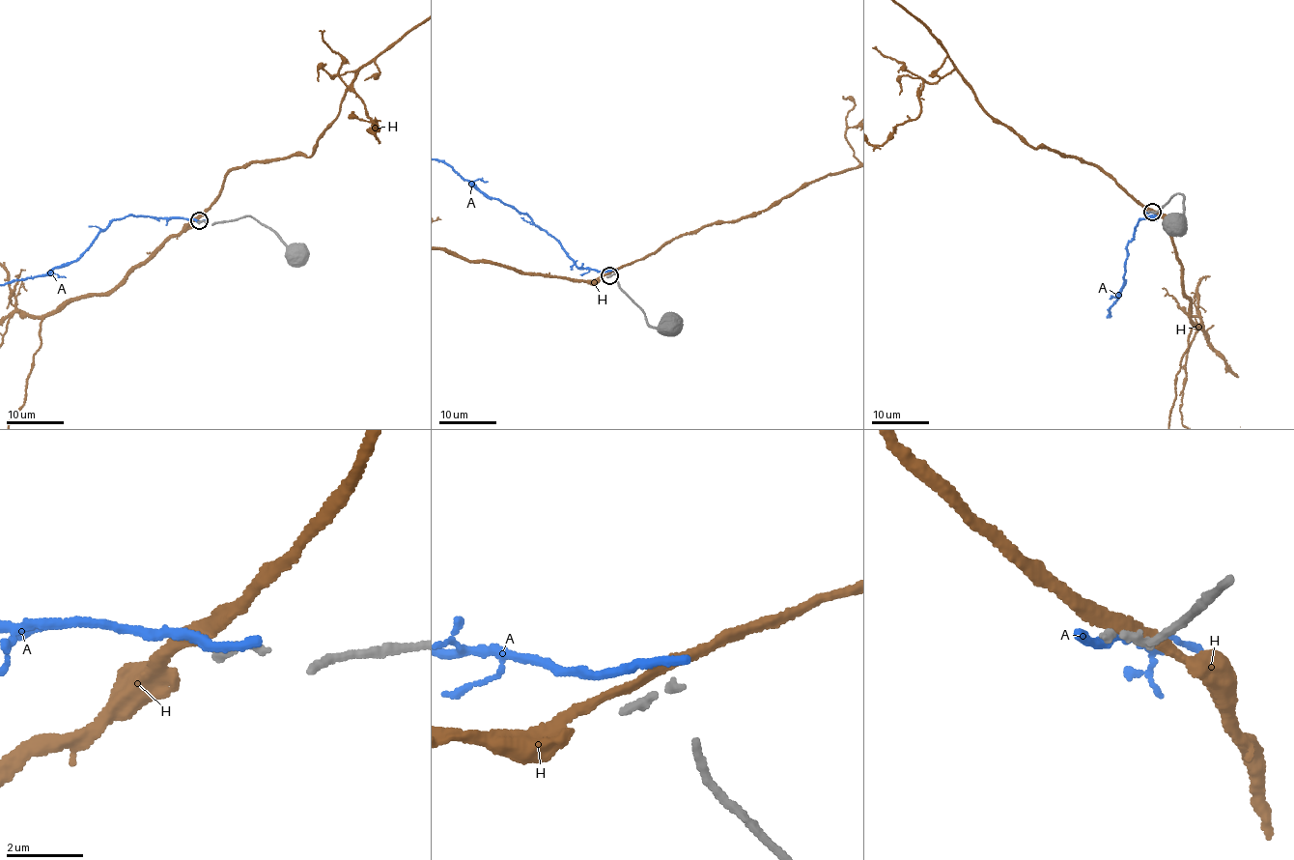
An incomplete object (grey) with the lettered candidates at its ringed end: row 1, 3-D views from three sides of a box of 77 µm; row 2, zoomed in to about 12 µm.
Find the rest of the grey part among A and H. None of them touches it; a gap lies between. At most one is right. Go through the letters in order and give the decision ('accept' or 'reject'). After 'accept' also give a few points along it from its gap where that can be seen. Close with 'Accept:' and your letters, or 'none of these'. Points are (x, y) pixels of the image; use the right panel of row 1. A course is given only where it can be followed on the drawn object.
A: reject
H: accept
Accept: H

